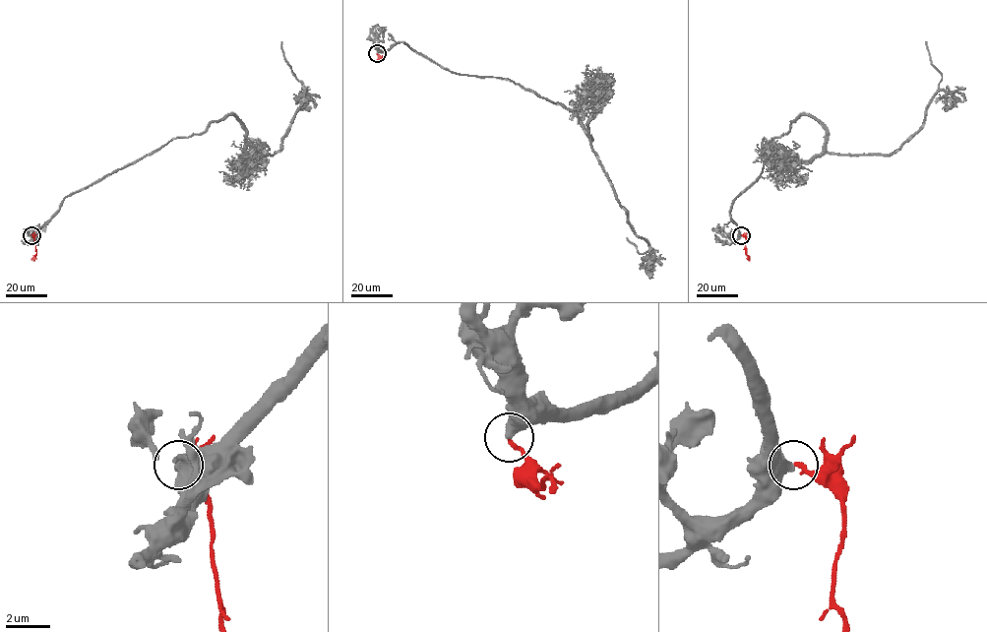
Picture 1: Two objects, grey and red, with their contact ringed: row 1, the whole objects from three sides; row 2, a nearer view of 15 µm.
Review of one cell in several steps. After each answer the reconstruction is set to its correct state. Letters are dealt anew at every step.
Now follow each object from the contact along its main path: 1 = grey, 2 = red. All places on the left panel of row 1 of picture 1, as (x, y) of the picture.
1: (31, 235), (66, 197), (230, 114), (246, 129), (247, 154), (277, 152), (303, 95), (282, 41)
2: (31, 235), (36, 254), (33, 261)

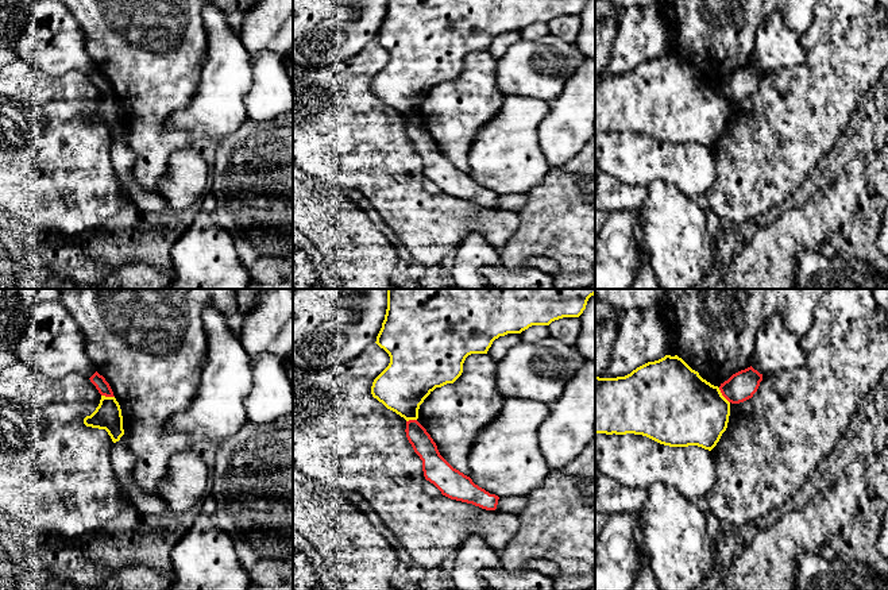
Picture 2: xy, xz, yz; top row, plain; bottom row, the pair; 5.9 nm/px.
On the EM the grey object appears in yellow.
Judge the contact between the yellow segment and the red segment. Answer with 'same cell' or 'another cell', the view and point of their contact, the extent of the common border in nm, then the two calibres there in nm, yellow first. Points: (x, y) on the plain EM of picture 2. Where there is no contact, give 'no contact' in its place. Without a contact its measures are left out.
another cell | yz (722, 93) | 120 nm | 440/170 nm

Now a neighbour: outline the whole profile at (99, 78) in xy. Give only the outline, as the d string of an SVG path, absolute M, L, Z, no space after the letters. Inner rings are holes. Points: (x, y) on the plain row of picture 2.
M97 69L89 77L96 84L96 86L101 93L115 95L109 81Z

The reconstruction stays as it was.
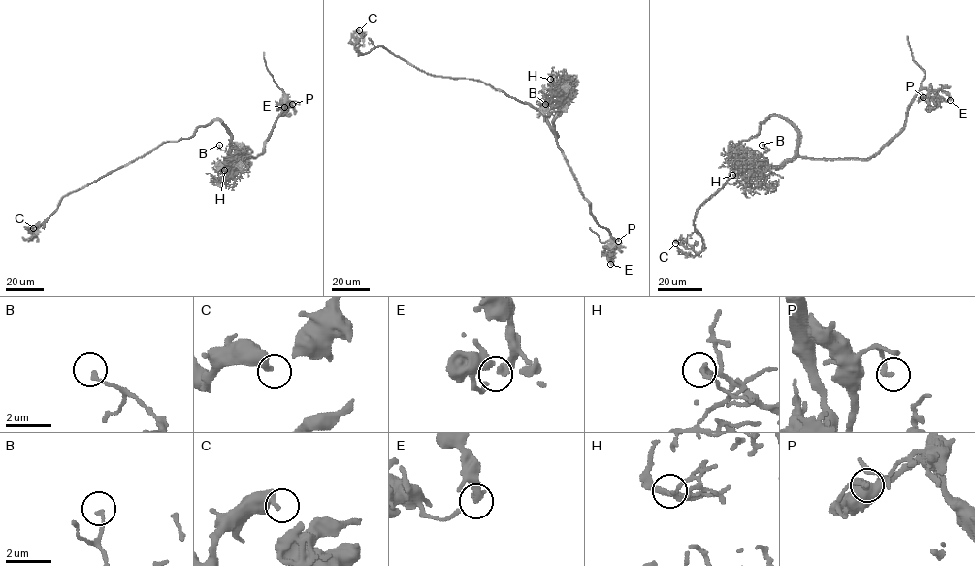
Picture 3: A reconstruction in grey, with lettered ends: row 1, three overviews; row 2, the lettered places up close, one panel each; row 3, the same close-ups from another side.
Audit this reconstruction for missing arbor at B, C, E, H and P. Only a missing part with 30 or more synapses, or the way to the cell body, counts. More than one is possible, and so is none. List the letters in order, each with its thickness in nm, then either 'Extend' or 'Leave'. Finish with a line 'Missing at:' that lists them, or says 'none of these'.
B: Thickness 140 nm. Leave
C: Thickness 360 nm. Leave
E: Thickness 240 nm. Leave
H: Thickness 150 nm. Leave
P: Thickness 160 nm. Leave
Missing at: none of these

